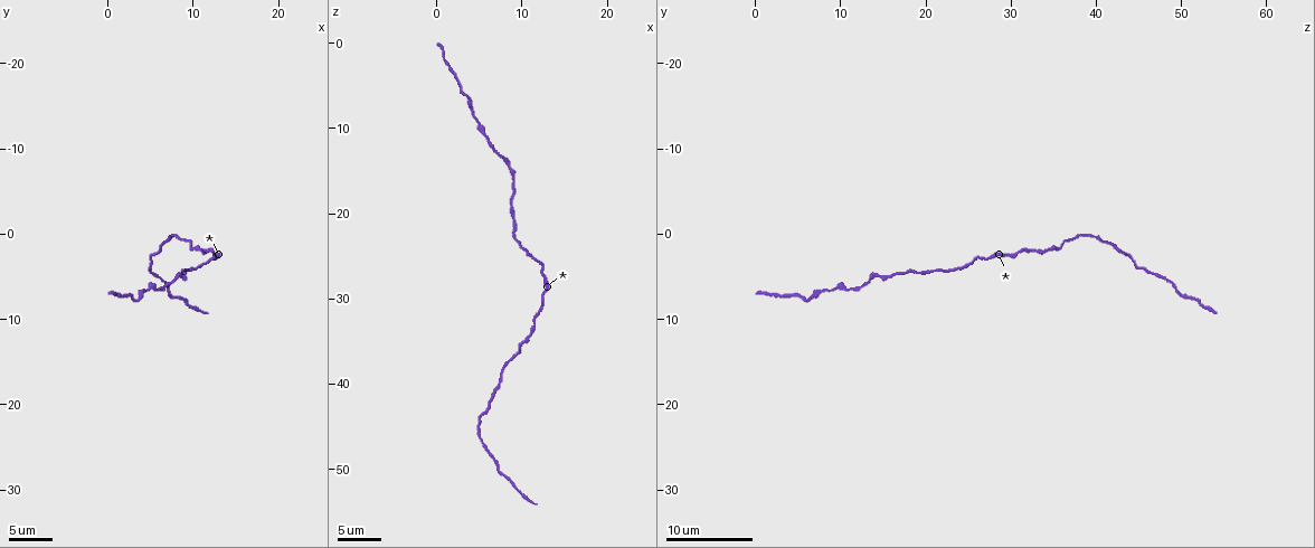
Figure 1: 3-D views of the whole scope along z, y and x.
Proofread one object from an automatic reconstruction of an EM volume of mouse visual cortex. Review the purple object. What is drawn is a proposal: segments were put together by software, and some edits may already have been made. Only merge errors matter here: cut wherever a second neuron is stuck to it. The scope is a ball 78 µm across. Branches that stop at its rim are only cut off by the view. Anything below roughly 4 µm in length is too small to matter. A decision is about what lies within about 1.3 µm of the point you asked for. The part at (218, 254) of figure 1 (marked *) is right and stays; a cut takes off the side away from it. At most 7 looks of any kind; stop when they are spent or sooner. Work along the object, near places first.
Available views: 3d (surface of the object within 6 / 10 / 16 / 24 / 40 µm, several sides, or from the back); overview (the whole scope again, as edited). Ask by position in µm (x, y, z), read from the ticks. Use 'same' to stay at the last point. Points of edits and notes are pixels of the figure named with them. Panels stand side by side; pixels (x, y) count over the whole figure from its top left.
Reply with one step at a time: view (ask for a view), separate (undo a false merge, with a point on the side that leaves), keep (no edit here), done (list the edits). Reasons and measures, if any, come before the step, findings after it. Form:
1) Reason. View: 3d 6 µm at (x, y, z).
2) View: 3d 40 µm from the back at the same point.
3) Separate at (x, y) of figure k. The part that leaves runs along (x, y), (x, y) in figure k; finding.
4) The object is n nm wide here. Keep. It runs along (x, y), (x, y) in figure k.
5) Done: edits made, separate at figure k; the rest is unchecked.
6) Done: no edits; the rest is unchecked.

Calibre changes. View: 3d 6 µm at (12.6, 3.2, 27.0).

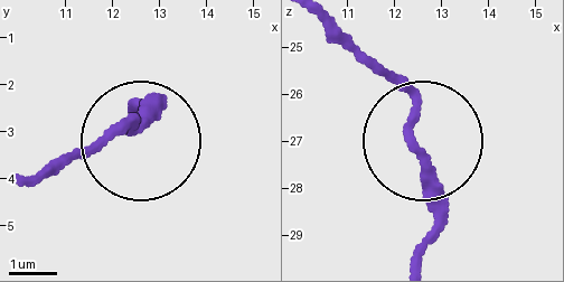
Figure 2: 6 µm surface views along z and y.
View: 3d 6 µm from the back at the same point.

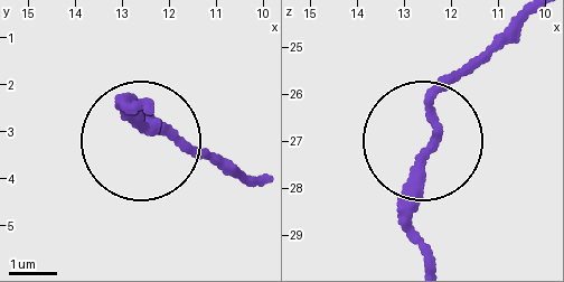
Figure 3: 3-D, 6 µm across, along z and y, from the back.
Keep. It runs along (125, 104), (149, 129), (217, 152) in figure 3; all the same neuron.

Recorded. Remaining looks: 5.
Narrows sharply. View: 3d 10 µm at (11.6, 2.0, 32.8).

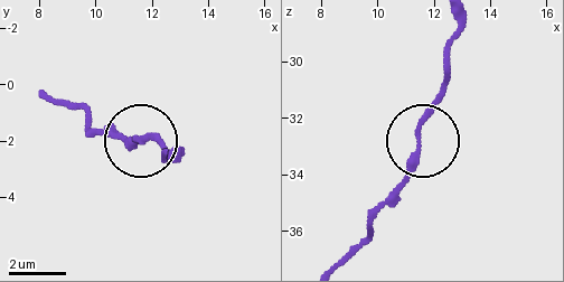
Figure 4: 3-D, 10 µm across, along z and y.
The object is 210 nm wide here. Keep. It runs along (178, 152), (113, 131) in figure 4; all the same neuron.

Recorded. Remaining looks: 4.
Thick turns thin. View: 3d 10 µm at (3.6, 7.6, 6.4).

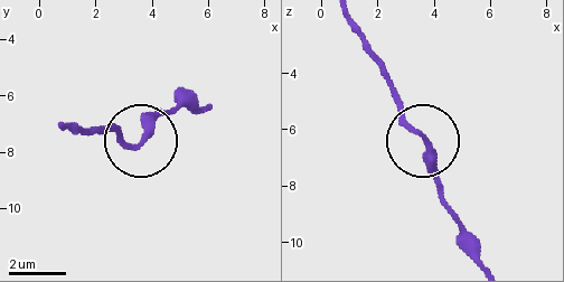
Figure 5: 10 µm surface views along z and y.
Keep. It runs along (208, 110), (158, 110), (137, 144), (115, 132), (95, 132) in figure 5; one neuron here.

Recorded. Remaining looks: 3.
View: 3d 10 µm at (8.0, 4.8, 13.6).

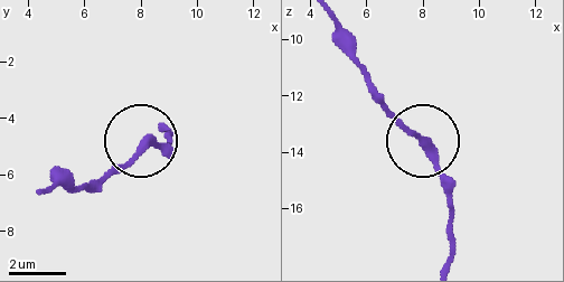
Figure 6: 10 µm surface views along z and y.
Keep. Continuous, no second neuron.

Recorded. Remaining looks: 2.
Done: no edits; the rest is unchecked.

